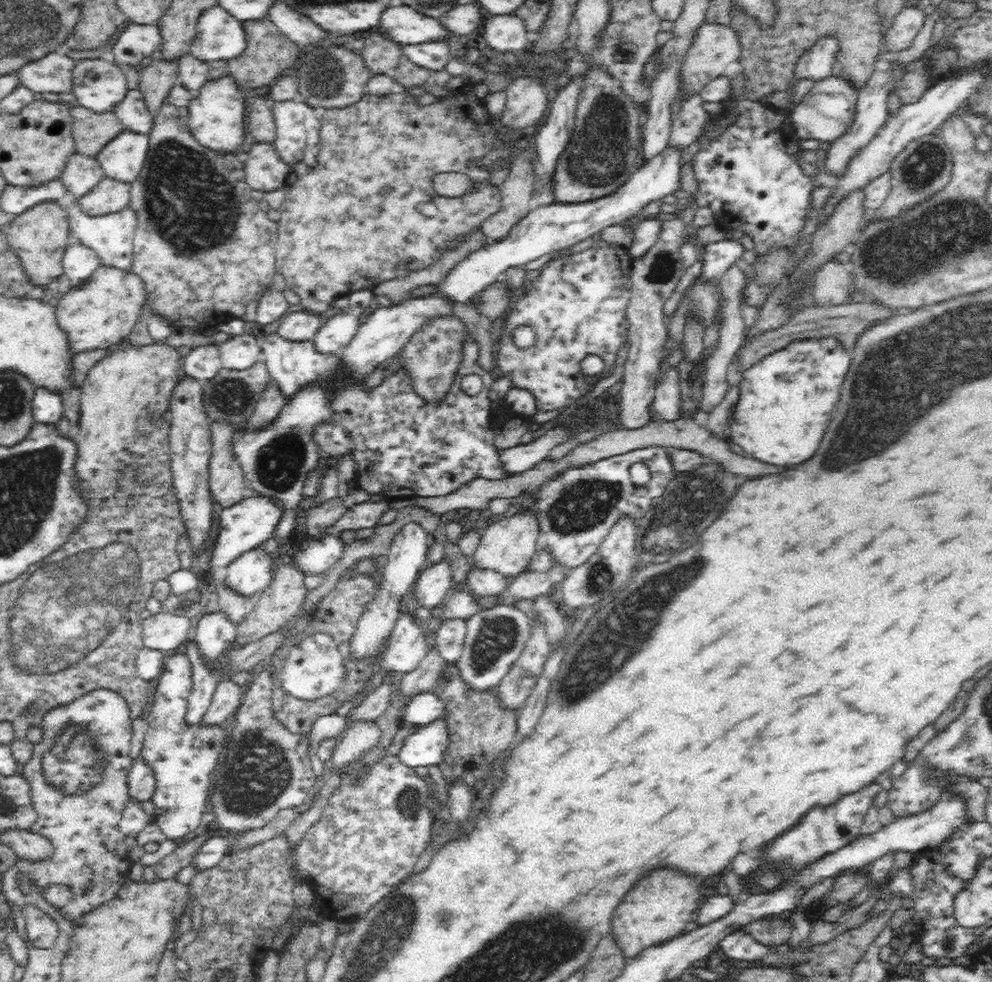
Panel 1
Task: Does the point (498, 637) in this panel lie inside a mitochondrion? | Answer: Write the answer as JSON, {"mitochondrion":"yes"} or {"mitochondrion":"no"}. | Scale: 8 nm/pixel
{"mitochondrion":"yes"}

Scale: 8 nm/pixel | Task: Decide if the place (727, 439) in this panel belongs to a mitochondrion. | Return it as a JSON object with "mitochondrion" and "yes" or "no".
{"mitochondrion":"no"}

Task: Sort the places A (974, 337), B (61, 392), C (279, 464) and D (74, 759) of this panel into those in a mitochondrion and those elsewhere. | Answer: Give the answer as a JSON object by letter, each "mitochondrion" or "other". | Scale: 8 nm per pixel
{"A":"mitochondrion","B":"other","C":"mitochondrion","D":"mitochondrion"}

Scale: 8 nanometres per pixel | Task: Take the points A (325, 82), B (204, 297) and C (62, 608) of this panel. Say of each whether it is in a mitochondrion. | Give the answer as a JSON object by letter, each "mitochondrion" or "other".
{"A":"mitochondrion","B":"other","C":"mitochondrion"}

